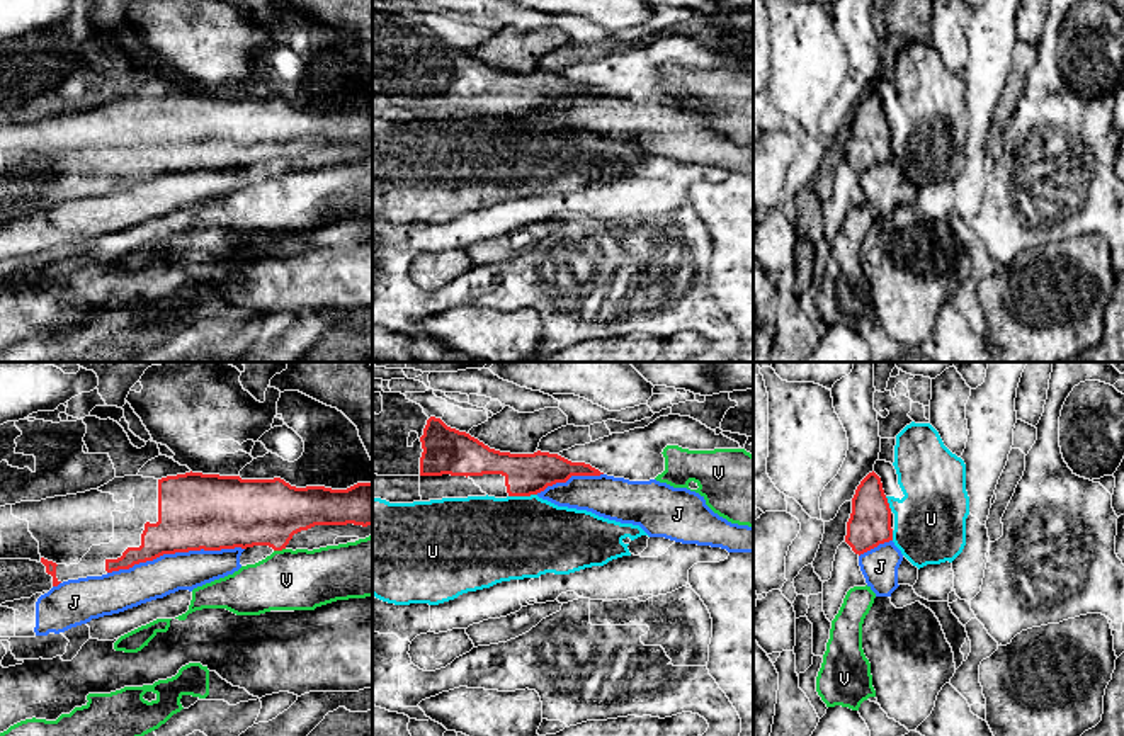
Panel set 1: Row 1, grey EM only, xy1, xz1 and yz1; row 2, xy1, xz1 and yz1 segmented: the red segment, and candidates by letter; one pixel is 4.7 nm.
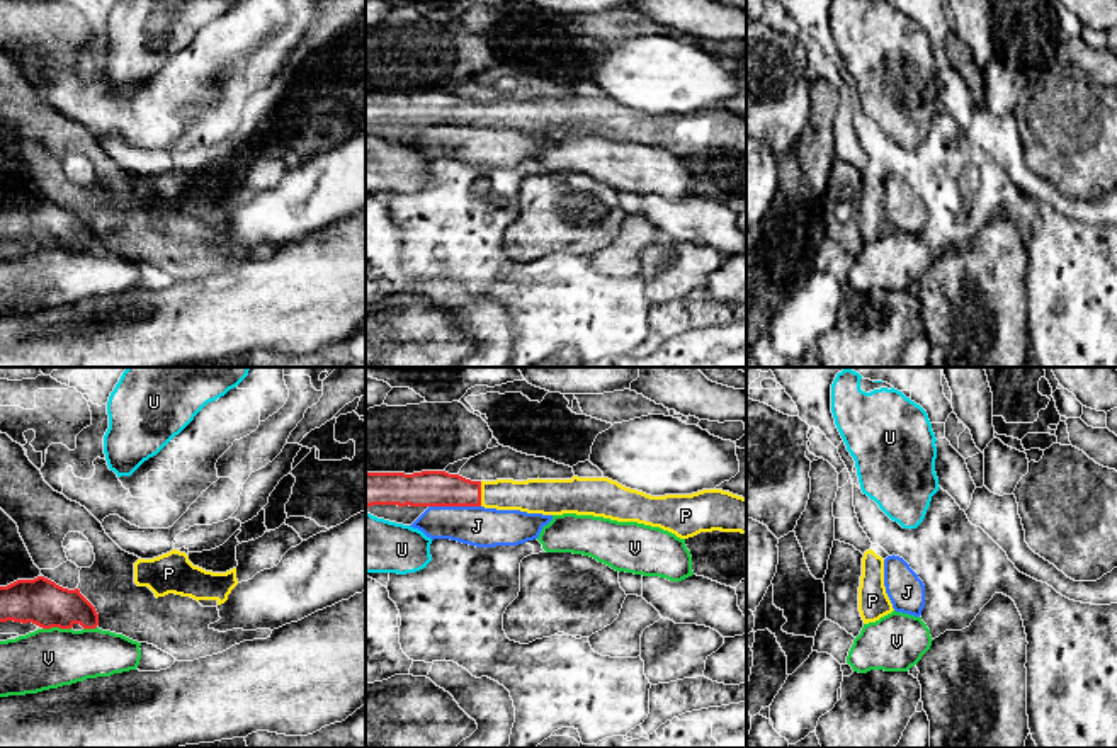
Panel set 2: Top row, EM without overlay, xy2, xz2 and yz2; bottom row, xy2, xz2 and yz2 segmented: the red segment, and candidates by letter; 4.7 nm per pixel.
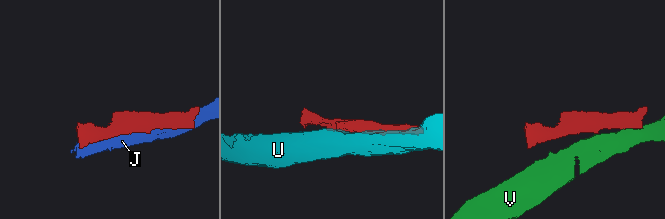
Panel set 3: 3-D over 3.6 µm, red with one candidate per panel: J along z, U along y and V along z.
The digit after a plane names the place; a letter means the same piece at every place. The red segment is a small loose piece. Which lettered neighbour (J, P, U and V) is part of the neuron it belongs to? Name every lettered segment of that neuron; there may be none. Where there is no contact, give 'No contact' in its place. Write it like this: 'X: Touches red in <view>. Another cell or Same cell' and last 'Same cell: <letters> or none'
J: Touches red in xy1. Another cell
P: Touches red in xz2. Same cell
U: Touches red in xz1. Another cell
V: Touches red in xy2. Another cell
Same cell: P

